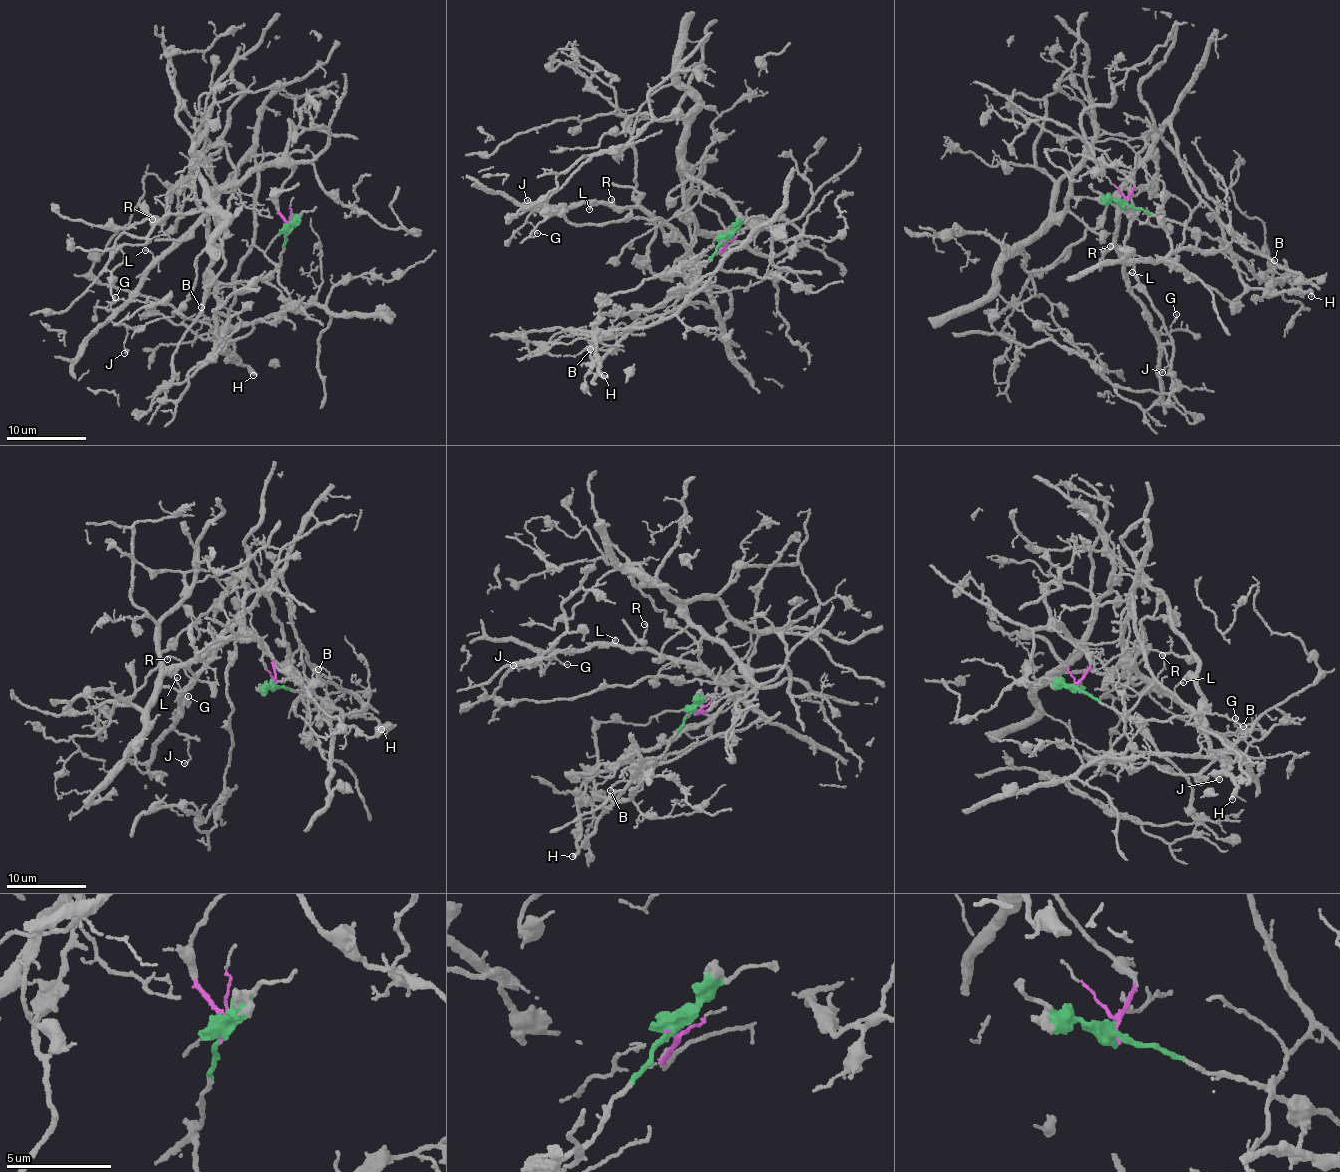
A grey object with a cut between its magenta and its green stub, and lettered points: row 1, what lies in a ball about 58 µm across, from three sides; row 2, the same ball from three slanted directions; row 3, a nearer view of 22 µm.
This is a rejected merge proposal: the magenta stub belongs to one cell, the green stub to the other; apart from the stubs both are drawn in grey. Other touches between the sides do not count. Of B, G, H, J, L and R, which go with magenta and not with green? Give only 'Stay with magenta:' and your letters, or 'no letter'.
Stay with magenta: no letter

